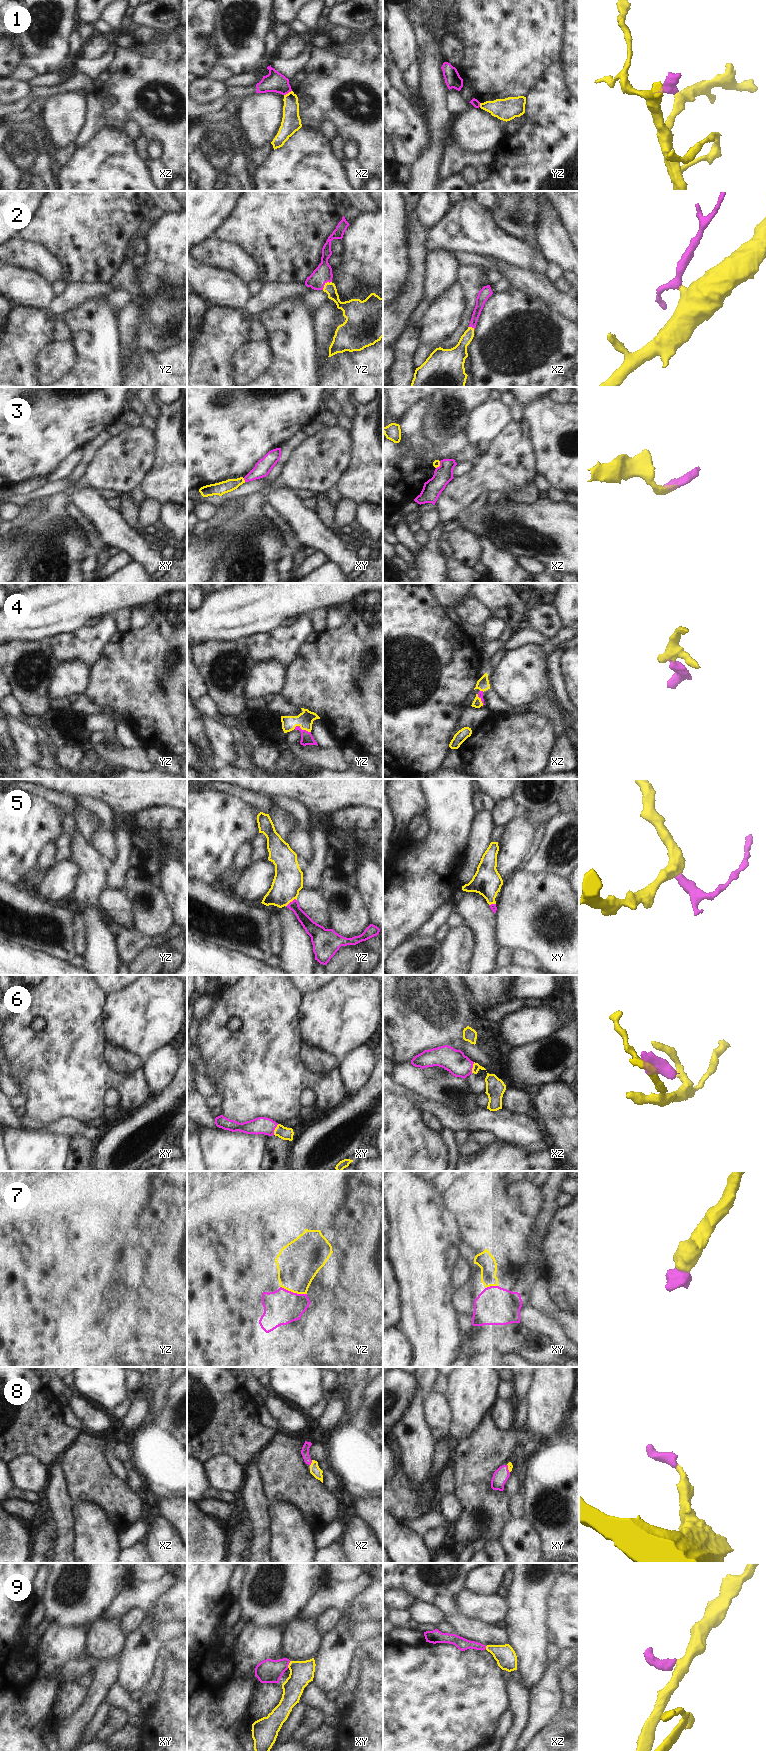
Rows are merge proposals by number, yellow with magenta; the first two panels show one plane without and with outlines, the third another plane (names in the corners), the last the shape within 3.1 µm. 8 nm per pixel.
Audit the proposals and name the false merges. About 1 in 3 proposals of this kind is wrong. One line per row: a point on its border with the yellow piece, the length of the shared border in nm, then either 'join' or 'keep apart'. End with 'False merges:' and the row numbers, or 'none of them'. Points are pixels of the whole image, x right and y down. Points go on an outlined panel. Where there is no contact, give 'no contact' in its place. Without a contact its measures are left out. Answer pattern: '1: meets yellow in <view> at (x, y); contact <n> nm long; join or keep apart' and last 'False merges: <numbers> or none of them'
1: meets yellow in xz at (288, 93); contact 80 nm long; keep apart
2: meets yellow in yz at (325, 284); contact 100 nm long; join
3: meets yellow in xy at (244, 480); contact 40 nm long; keep apart
4: meets yellow in yz at (302, 729); contact 140 nm long; join
5: meets yellow in yz at (291, 901); contact 110 nm long; join
6: meets yellow in xy at (275, 1129); contact 100 nm long; join
7: meets yellow in yz at (293, 1292); contact 220 nm long; join
8: meets yellow in xz at (311, 1463); contact 50 nm long; join
9: meets yellow in xy at (289, 1664); contact 60 nm long; join
False merges: 1, 3

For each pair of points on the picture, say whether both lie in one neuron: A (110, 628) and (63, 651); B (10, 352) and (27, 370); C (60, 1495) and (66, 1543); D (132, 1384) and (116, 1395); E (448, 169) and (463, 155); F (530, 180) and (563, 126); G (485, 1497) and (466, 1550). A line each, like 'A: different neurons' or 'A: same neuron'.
A: same neuron
B: same neuron
C: same neuron
D: different neurons
E: same neuron
F: same neuron
G: different neurons

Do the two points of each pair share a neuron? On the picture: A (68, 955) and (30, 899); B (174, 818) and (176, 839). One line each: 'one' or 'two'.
A: one
B: two

